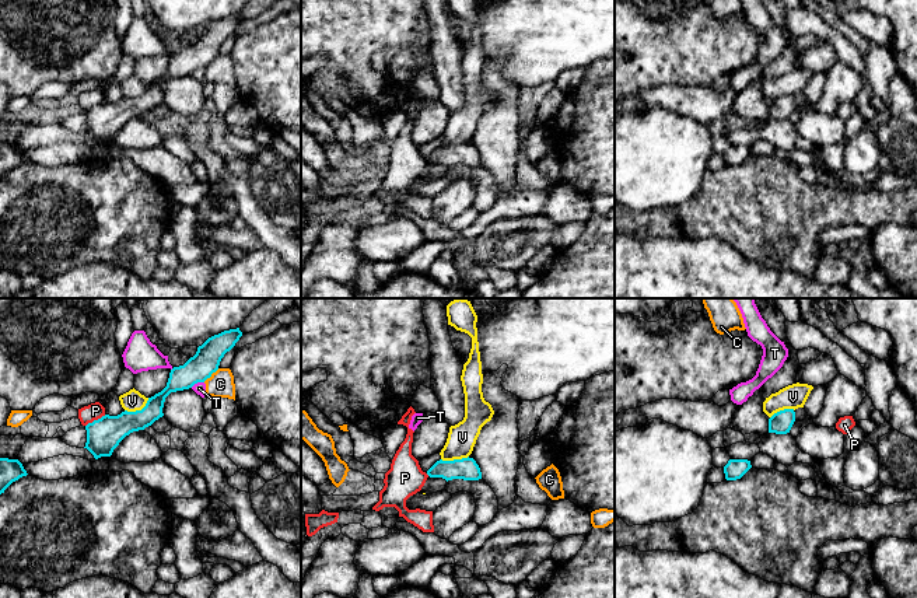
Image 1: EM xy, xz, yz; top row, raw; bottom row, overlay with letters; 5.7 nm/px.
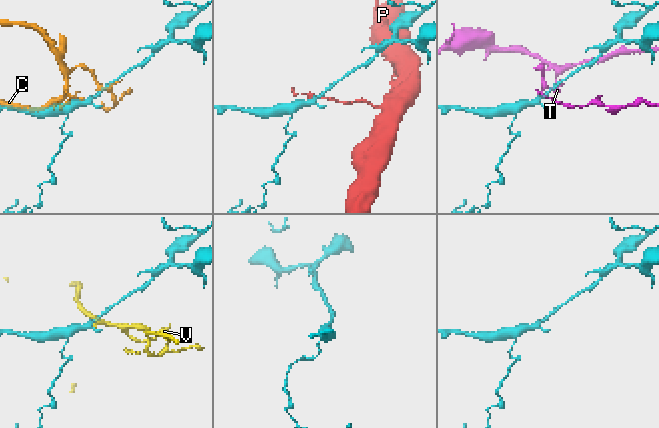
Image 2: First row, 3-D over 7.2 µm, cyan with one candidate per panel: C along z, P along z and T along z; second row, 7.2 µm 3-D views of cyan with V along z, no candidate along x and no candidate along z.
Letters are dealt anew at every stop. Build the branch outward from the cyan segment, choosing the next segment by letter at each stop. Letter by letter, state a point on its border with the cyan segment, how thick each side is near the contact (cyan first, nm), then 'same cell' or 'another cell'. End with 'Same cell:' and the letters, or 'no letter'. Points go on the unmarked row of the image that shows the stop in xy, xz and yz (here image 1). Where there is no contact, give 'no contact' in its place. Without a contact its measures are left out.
C: xy (210, 62) | 160/150 nm | another cell
P: xy (95, 107) | 190/100 nm | another cell
T: xy (196, 69) | 160/70 nm | another cell
V: xy (137, 97) | 190/120 nm | another cell
Same cell: no letter

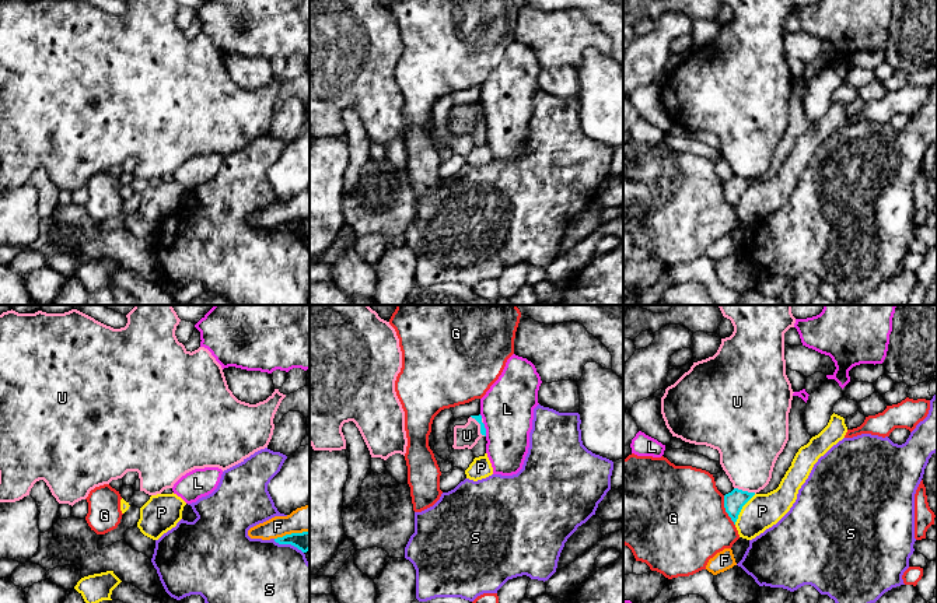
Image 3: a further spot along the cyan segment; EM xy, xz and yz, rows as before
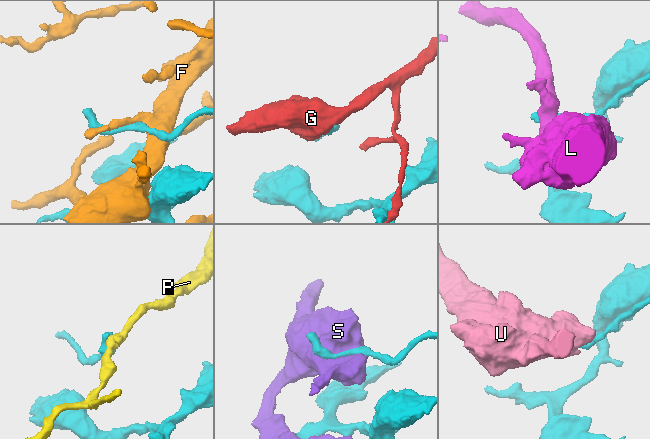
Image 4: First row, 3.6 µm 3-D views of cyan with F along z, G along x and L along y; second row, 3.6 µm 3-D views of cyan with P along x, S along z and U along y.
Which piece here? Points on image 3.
F: xy (292, 220) | 110/150 nm | another cell
G: yz (726, 197) | 120/500 nm | another cell
L: xz (485, 116) | 40/300 nm | another cell
P: yz (741, 195) | 120/200 nm | another cell
S: xy (289, 230) | 110/460 nm | another cell
U: xz (481, 114) | 40/130 nm | another cell
Same cell: no letter

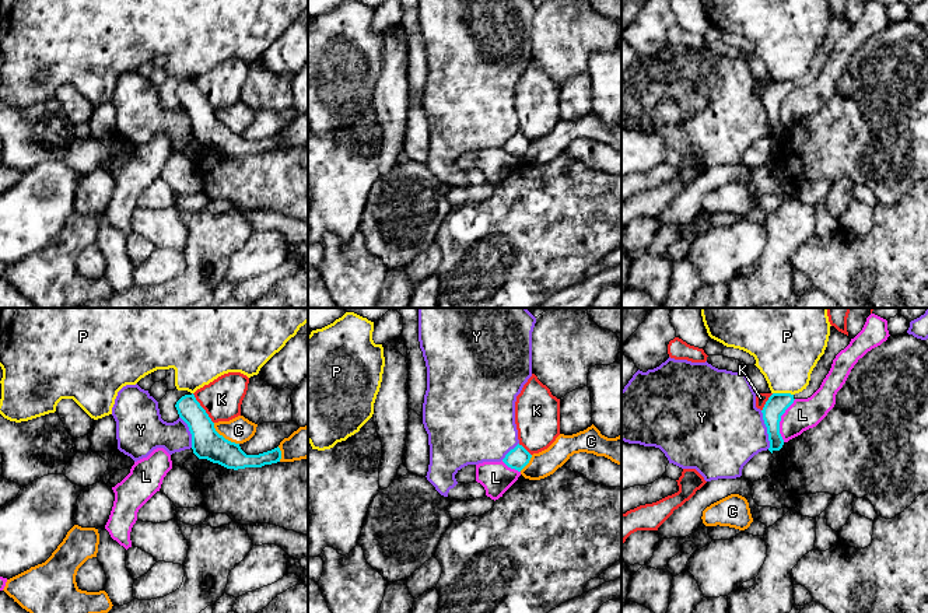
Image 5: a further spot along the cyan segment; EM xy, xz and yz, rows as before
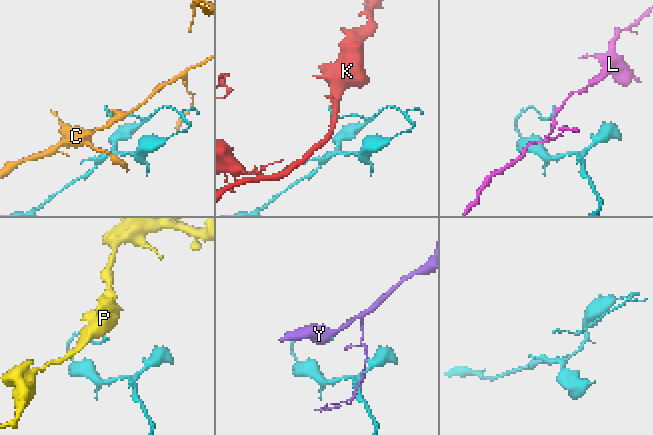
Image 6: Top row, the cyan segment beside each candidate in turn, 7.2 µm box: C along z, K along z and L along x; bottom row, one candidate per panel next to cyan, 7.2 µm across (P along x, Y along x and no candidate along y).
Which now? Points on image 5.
C: xy (223, 123) | 180/150 nm | another cell
K: xy (203, 95) | 180/240 nm | another cell
L: yz (780, 107) | 120/180 nm | another cell
P: yz (783, 80) | 120/360 nm | another cell
Y: yz (767, 116) | 120/460 nm | another cell
Same cell: no letter

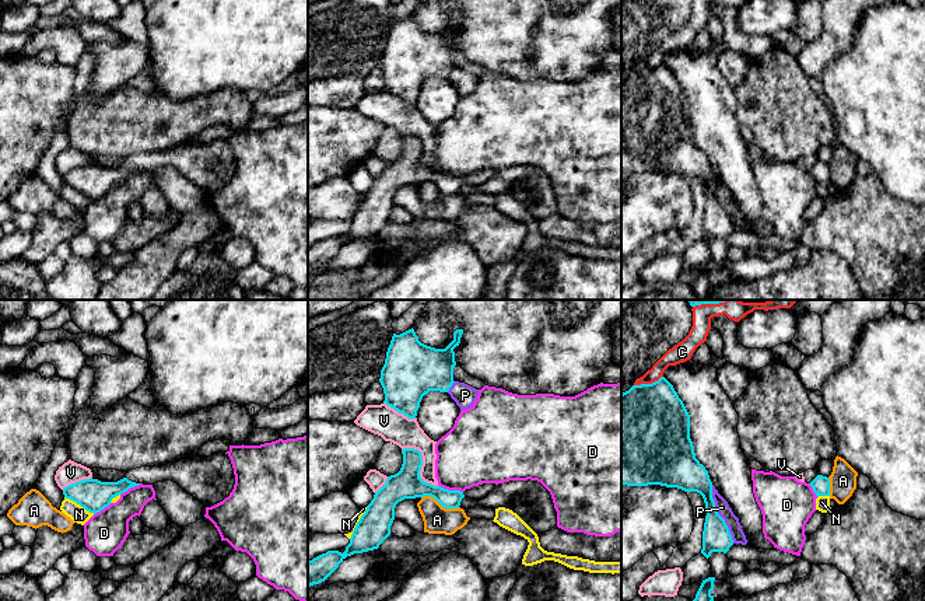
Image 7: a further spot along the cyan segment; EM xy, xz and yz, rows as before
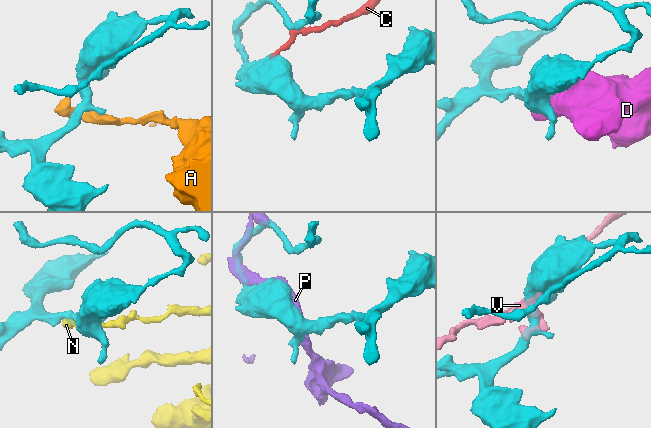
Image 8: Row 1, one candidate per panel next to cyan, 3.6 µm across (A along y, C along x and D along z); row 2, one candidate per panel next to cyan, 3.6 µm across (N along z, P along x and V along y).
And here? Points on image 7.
A: xz (440, 189) | 170/160 nm | another cell
C: yz (648, 70) | 480/110 nm | another cell
D: xz (451, 177) | 160/380 nm | another cell
N: xy (80, 191) | 180/100 nm | another cell
P: yz (718, 201) | 160/80 nm | another cell
V: xz (421, 150) | 170/170 nm | another cell
Same cell: no letter

